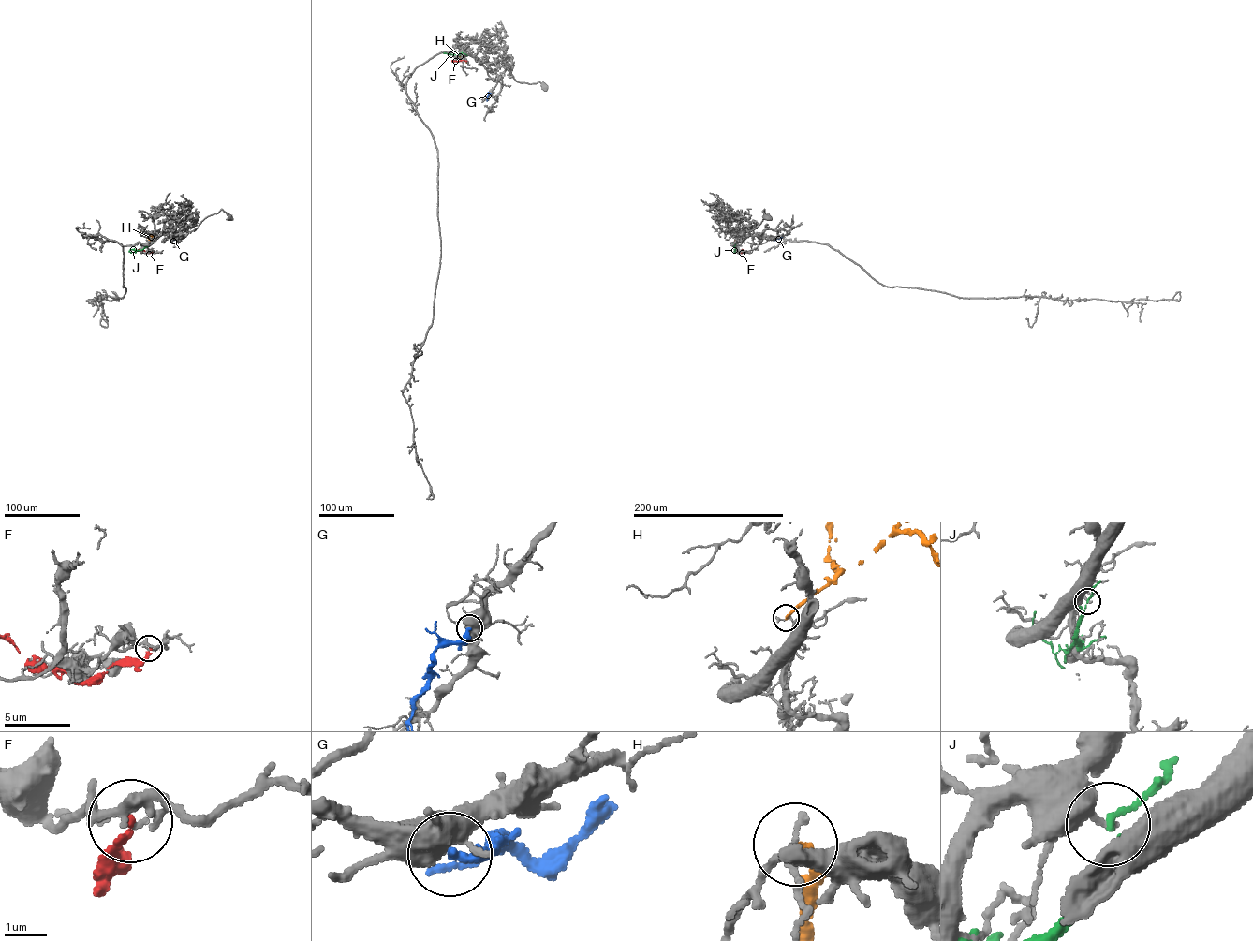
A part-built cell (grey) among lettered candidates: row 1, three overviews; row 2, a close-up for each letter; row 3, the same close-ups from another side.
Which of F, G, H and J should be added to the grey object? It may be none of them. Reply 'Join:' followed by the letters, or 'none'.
Join: none

